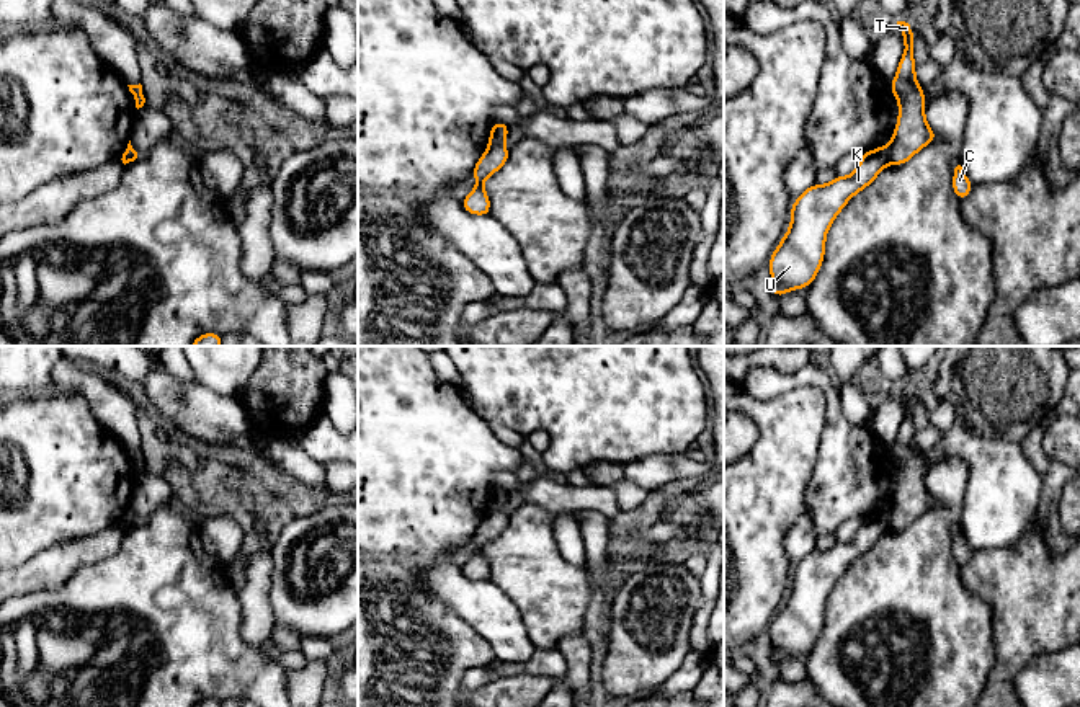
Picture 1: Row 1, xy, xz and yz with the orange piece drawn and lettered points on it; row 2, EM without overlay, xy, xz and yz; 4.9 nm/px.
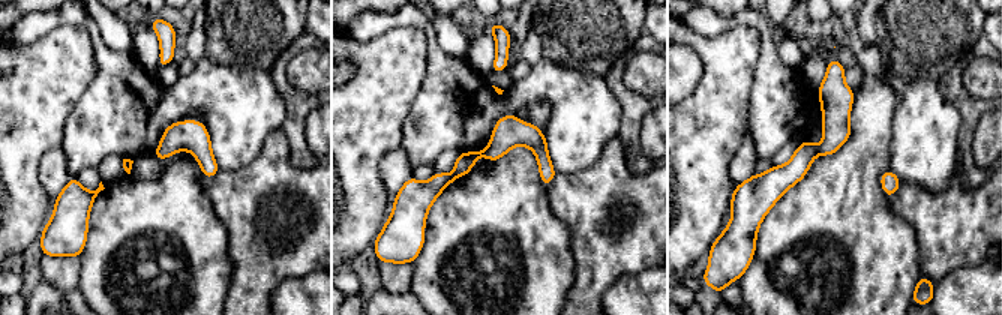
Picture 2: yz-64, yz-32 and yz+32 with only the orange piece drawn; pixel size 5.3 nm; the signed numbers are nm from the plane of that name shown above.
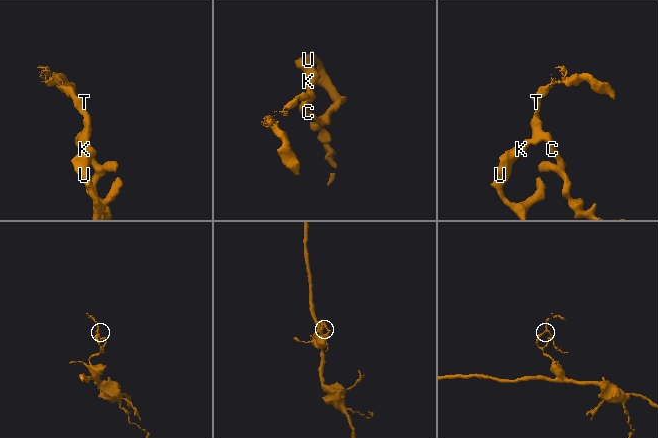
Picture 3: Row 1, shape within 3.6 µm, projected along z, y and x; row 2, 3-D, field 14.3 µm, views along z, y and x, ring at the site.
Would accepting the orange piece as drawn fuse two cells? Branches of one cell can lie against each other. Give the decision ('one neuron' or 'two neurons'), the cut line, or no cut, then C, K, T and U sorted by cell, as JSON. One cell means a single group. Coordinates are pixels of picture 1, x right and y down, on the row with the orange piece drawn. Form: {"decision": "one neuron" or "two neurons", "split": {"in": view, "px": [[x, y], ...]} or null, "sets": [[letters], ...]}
{"decision": "two neurons", "split": {"in": "yz", "px": [[888, 147], [891, 162]]}, "sets": [["C", "T"], ["K", "U"]]}

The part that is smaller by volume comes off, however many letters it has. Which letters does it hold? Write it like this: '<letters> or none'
C, T

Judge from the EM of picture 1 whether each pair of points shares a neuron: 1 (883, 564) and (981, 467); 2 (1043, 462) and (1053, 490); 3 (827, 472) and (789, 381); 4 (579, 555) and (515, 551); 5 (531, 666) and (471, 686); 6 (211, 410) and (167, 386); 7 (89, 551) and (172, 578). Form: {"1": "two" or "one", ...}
{"1": "two", "2": "one", "3": "one", "4": "two", "5": "one", "6": "one", "7": "two"}

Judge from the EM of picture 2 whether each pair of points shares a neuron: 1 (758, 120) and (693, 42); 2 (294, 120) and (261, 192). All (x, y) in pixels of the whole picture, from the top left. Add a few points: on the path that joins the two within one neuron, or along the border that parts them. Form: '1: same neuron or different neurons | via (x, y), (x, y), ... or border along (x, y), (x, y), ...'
1: different neurons | border along (753, 87), (746, 135)
2: different neurons | border along (281, 129), (290, 161), (305, 168)

